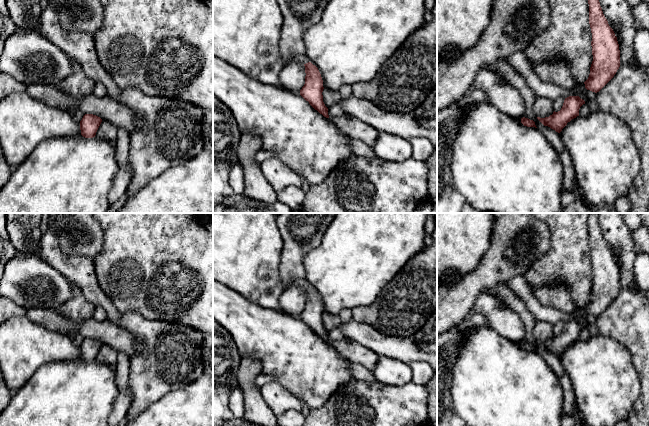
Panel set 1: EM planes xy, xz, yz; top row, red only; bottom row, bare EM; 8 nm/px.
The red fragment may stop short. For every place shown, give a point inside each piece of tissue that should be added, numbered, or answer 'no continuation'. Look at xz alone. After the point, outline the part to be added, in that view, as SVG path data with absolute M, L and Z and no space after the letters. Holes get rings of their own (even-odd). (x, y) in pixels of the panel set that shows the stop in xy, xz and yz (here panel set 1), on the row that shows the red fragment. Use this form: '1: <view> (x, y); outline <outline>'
1: xz (303, 59); outline M300 54L300 55L293 55L291 58L291 62L298 62L298 63L306 64L310 61L306 55Z

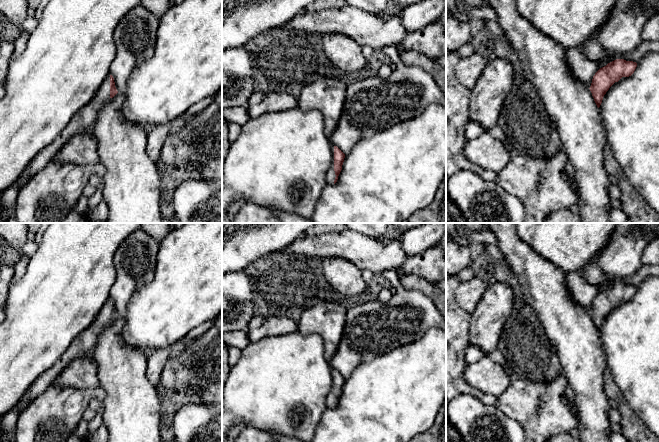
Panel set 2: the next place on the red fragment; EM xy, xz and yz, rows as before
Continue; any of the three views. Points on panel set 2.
1: xz (330, 175); outline M331 145L331 151L332 151L332 162L326 173L326 181L328 185L334 185L334 180L336 177L334 171L334 145Z

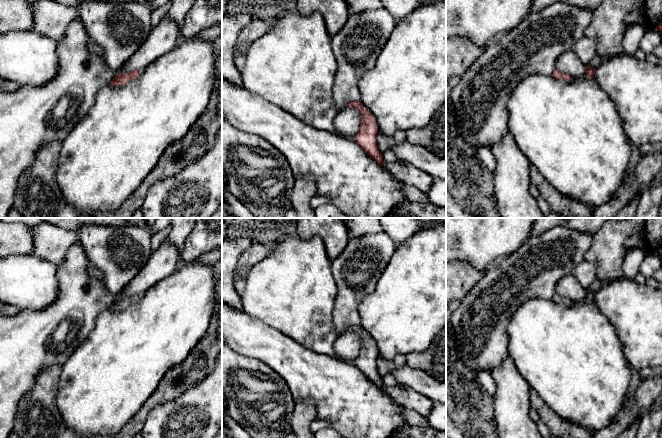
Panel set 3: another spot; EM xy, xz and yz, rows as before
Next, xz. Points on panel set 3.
no continuation

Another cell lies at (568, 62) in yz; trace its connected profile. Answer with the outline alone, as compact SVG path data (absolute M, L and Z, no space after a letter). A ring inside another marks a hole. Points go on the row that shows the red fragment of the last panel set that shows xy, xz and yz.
M573 50L561 54L555 68L569 74L572 80L558 80L537 73L525 78L509 99L508 128L530 165L536 167L561 195L595 210L610 201L623 184L631 157L630 140L615 103L594 78L586 77L586 65Z

